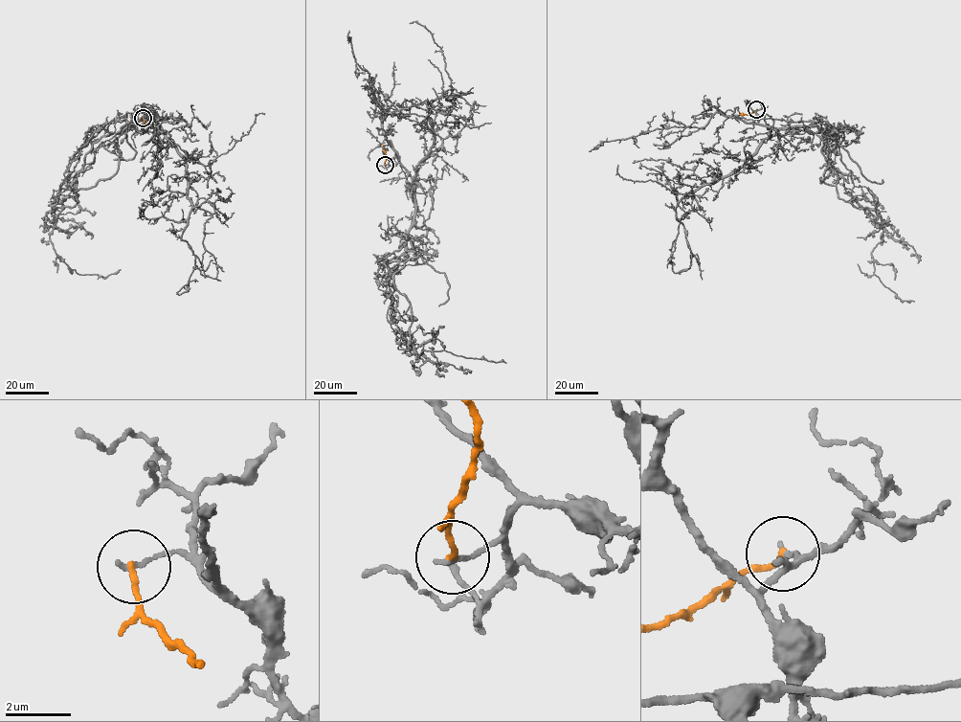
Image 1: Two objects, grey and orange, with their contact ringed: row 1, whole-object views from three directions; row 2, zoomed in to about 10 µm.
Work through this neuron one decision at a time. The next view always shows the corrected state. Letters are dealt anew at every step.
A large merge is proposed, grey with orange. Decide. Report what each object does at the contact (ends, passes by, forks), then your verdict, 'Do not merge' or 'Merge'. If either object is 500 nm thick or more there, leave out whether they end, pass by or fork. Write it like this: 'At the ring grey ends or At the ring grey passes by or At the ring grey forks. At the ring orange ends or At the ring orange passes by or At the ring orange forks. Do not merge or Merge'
At the ring grey ends. At the ring orange ends. Do not merge

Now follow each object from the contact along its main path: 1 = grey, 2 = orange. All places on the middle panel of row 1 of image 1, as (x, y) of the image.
1: (385, 165), (413, 187), (408, 238), (383, 261), (410, 303), (410, 347), (506, 363)
2: (385, 165), (382, 145)

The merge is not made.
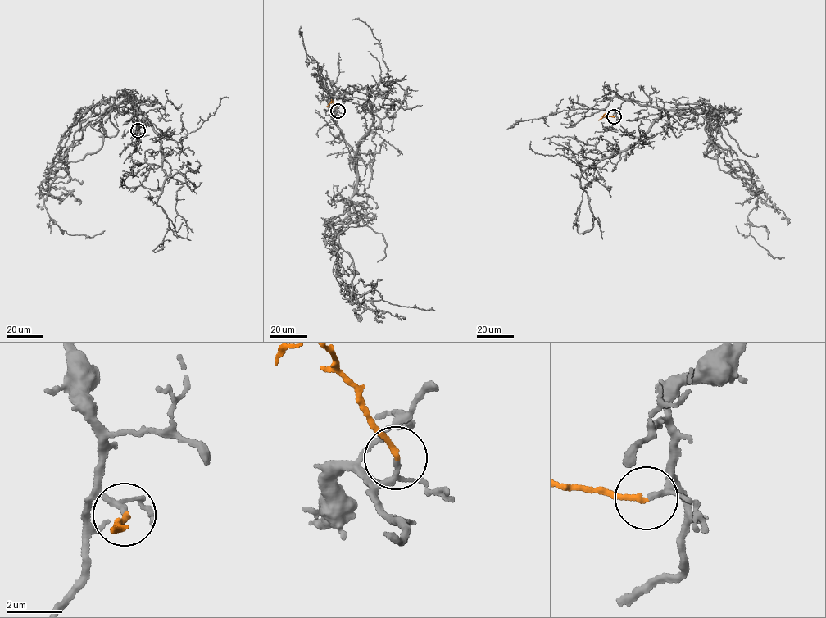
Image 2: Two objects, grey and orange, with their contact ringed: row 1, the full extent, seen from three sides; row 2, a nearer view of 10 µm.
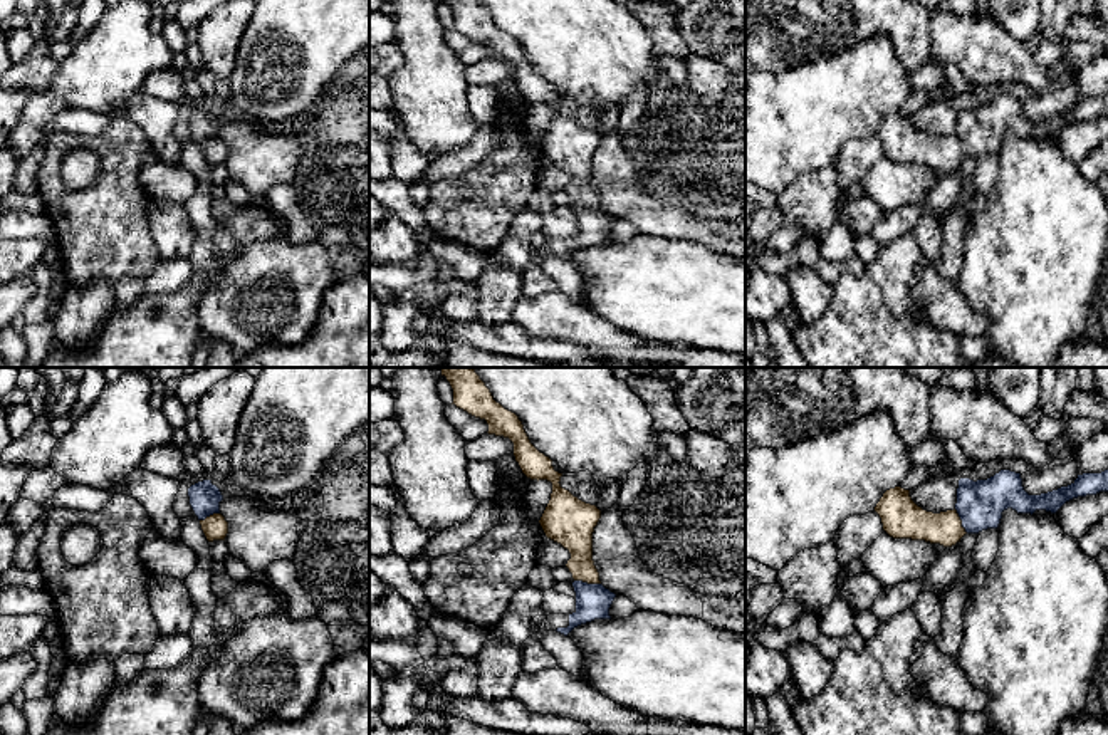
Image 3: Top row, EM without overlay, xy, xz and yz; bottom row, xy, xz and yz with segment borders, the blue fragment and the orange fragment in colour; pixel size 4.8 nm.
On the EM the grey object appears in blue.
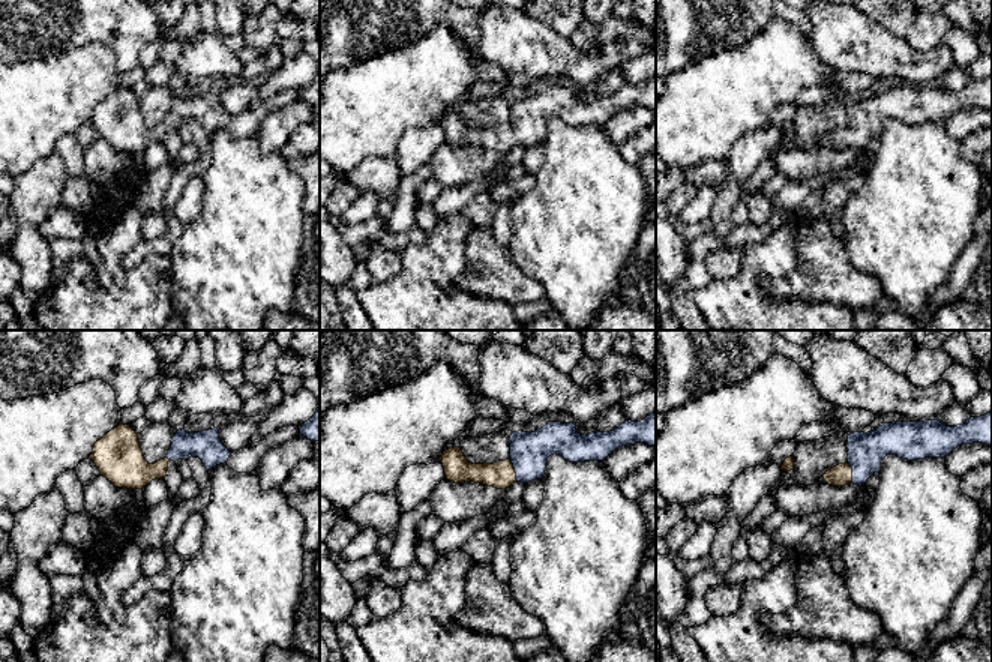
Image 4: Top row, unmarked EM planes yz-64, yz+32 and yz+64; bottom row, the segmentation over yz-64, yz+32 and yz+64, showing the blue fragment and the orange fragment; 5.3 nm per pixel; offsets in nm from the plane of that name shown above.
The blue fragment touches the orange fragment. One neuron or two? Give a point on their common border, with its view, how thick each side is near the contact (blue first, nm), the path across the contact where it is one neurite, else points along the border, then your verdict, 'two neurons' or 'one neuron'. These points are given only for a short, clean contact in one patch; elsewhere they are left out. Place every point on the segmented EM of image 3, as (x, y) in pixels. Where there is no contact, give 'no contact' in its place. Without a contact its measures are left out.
meets blue in xz at (586, 583); 170 nm thick on the blue side, 180 nm on the other; runs through xz (593, 601), (586, 583), (581, 549), (574, 532); one neuron

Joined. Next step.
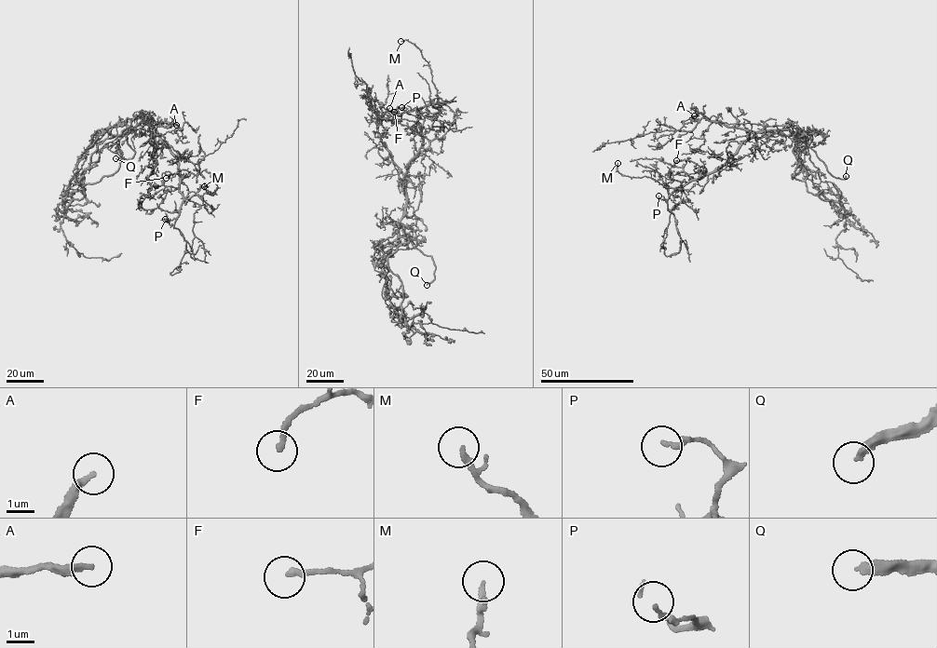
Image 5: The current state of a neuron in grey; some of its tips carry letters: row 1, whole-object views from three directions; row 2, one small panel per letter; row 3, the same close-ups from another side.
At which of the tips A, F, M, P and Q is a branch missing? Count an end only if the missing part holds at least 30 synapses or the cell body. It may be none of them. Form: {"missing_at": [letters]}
{"missing_at": ["A", "Q"]}

